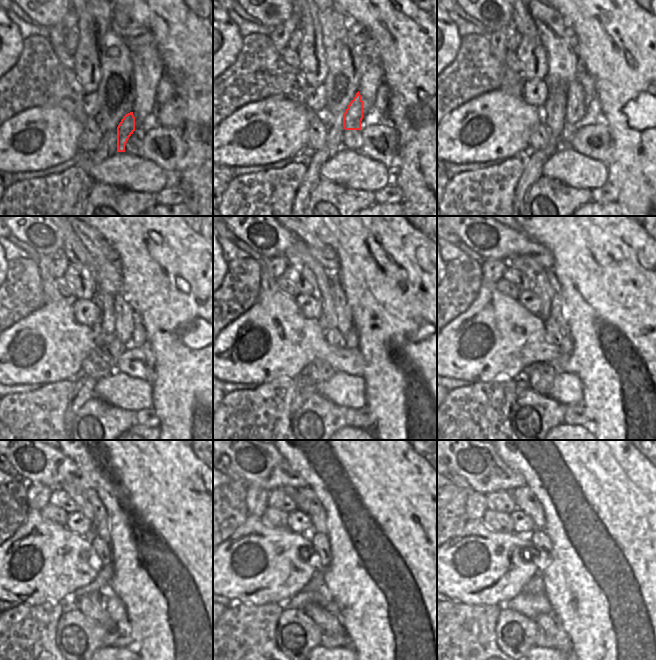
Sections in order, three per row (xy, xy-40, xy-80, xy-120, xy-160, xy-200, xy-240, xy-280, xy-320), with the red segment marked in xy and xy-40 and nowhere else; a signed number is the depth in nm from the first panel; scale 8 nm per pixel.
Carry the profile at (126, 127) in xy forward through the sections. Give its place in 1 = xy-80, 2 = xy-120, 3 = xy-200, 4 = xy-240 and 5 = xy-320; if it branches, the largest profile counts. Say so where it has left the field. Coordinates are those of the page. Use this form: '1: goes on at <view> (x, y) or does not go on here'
1: goes on at xy-80 (575, 98)
2: goes on at xy-120 (124, 322)
3: goes on at xy-200 (555, 314)
4: goes on at xy-240 (99, 520)
5: goes on at xy-320 (525, 501)

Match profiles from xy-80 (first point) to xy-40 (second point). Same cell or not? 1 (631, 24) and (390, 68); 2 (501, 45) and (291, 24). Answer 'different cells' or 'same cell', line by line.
1: same cell
2: same cell

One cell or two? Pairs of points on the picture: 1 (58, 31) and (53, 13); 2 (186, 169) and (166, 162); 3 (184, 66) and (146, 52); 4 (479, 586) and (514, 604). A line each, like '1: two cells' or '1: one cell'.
1: two cells
2: two cells
3: two cells
4: two cells

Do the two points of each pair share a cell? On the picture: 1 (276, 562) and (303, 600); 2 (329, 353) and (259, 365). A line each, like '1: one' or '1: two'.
1: two
2: one

